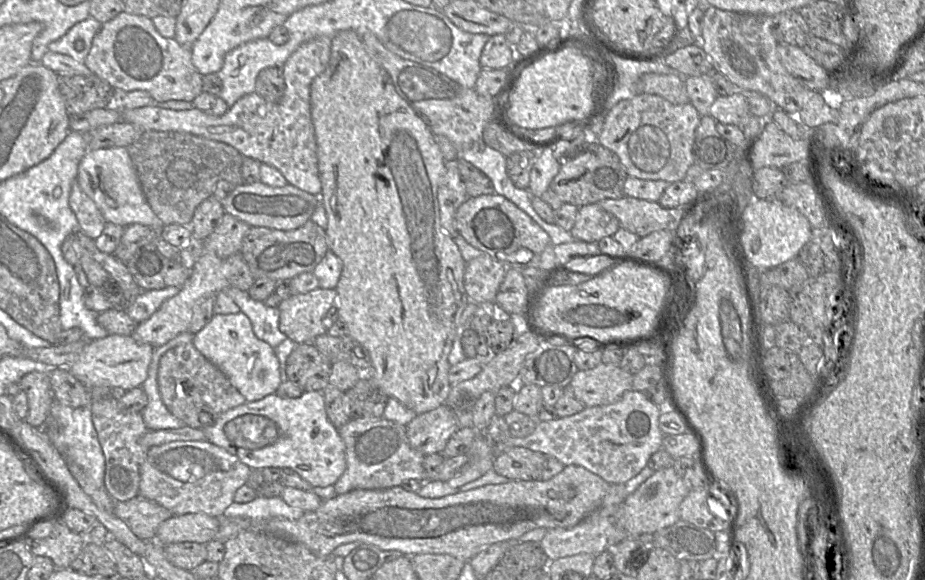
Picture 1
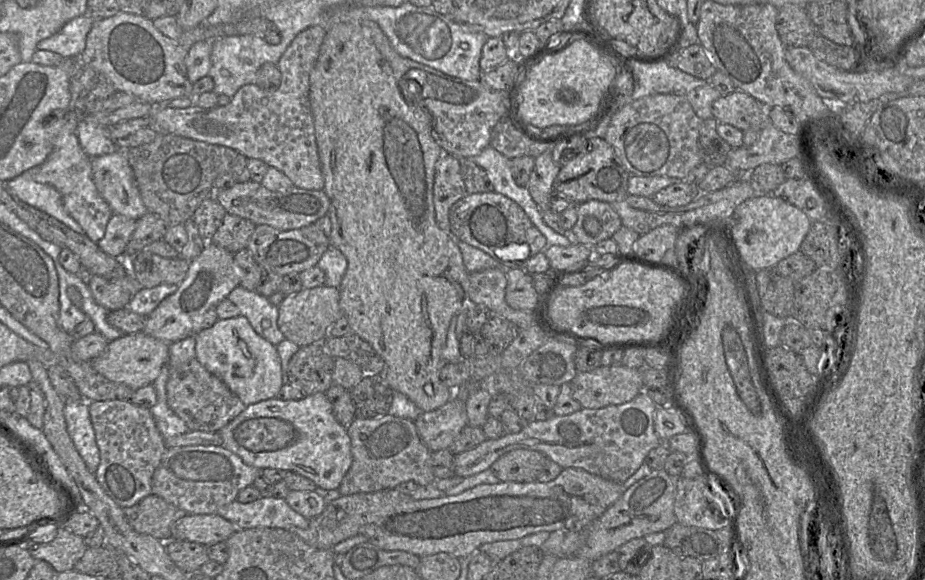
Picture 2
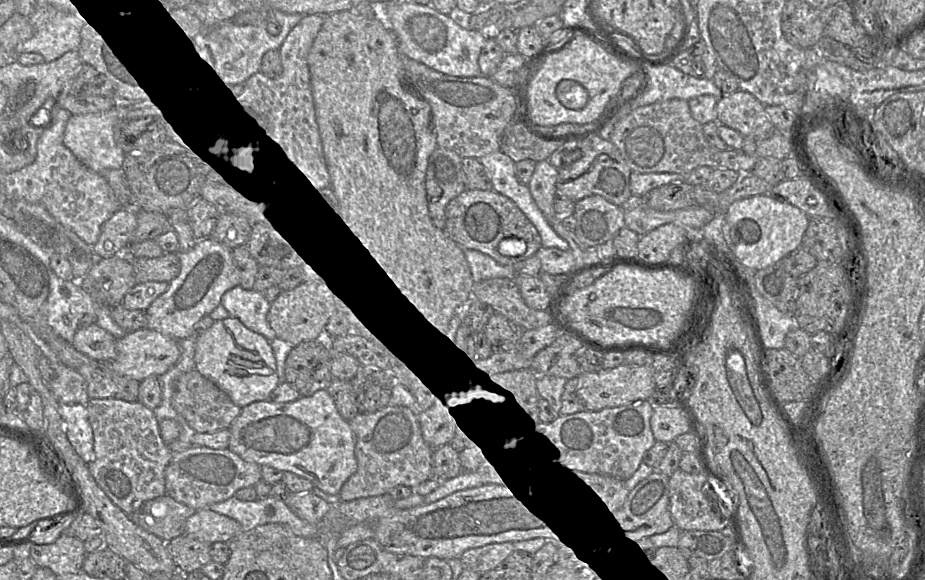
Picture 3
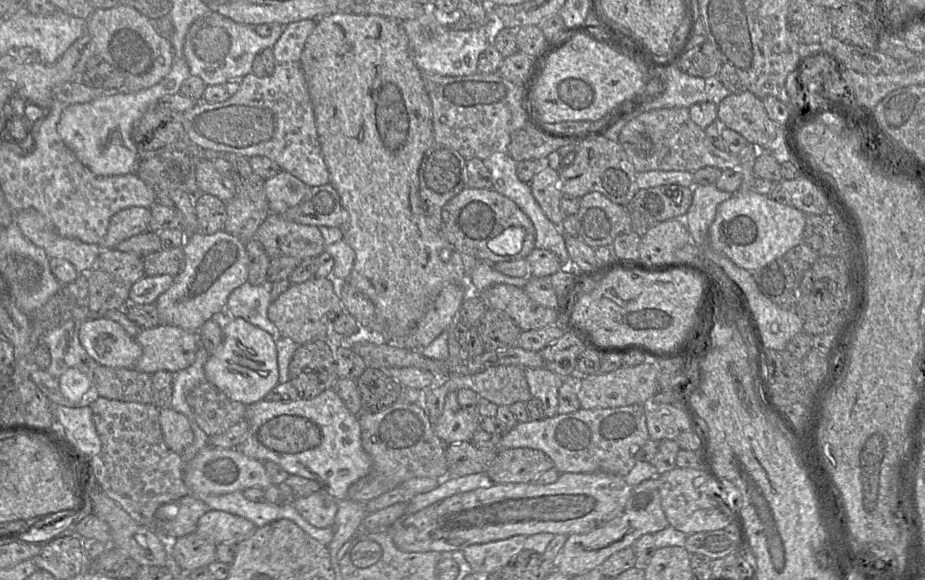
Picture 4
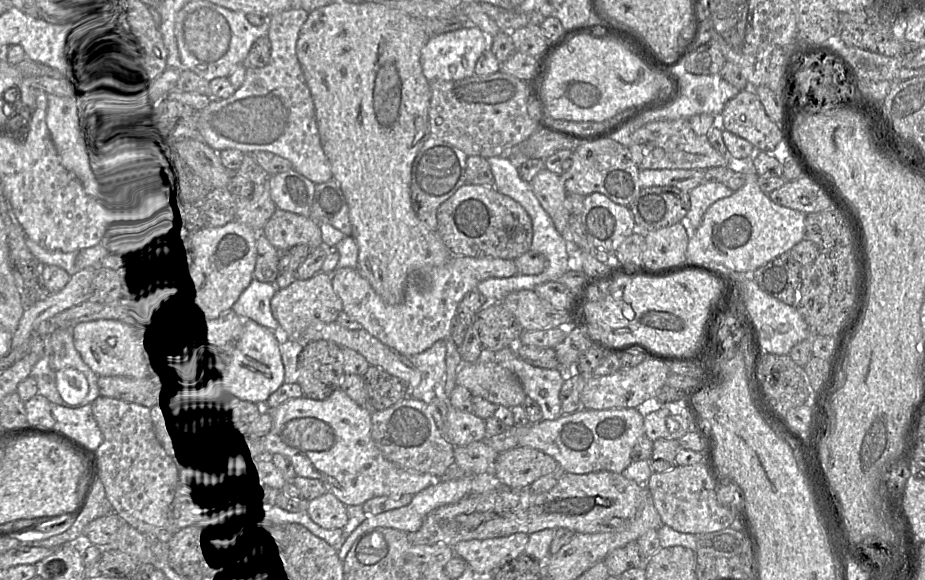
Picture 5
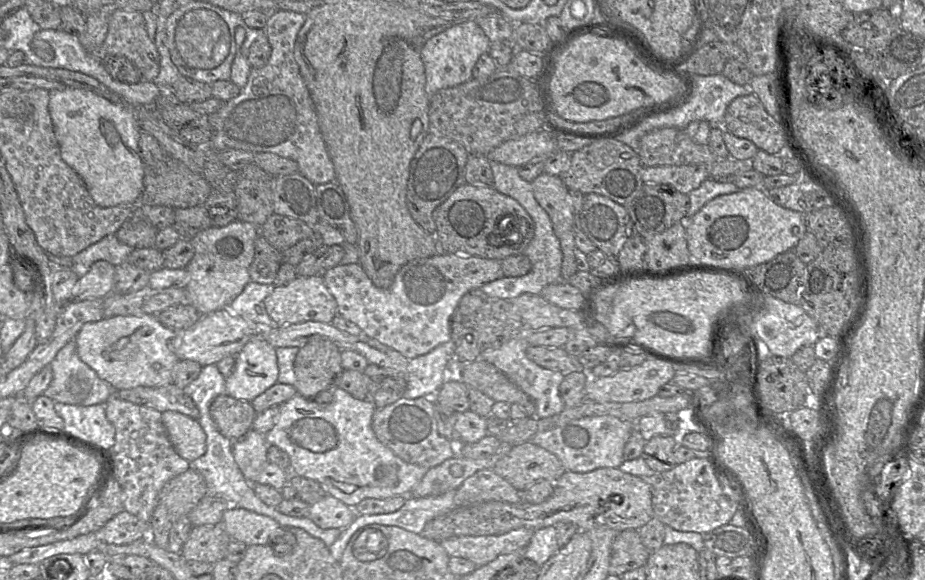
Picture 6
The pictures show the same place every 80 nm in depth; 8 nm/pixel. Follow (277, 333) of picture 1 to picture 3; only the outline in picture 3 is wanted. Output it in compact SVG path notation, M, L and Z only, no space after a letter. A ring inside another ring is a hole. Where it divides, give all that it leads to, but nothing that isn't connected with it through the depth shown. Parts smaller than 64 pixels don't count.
M238 285L223 295L220 304L230 313L230 317L241 320L247 328L263 335L269 342L276 338L267 321L271 303L263 293Z

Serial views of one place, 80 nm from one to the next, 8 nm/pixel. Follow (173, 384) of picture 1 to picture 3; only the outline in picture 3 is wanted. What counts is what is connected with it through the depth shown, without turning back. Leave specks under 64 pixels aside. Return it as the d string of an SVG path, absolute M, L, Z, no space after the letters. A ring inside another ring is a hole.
M196 369L181 374L177 379L172 395L172 406L184 417L188 425L199 433L217 432L229 428L242 410L224 391Z

